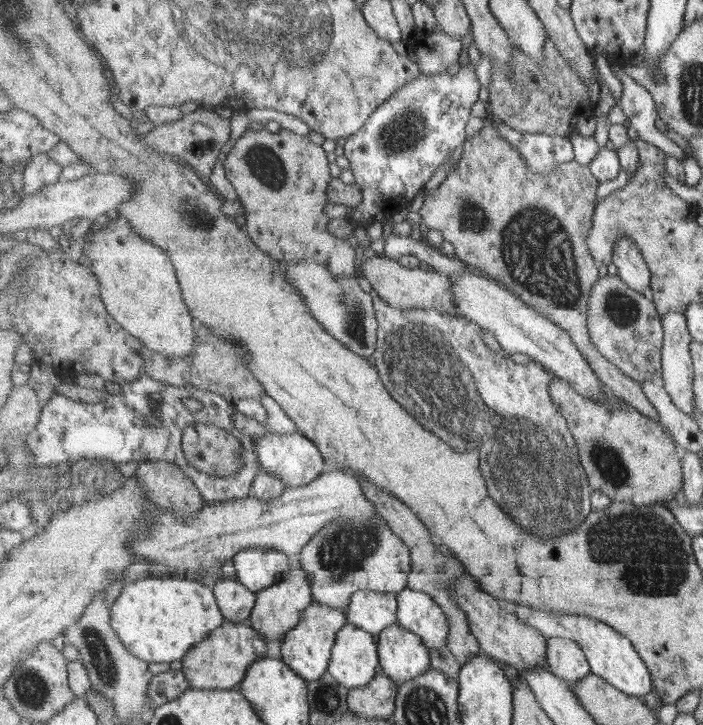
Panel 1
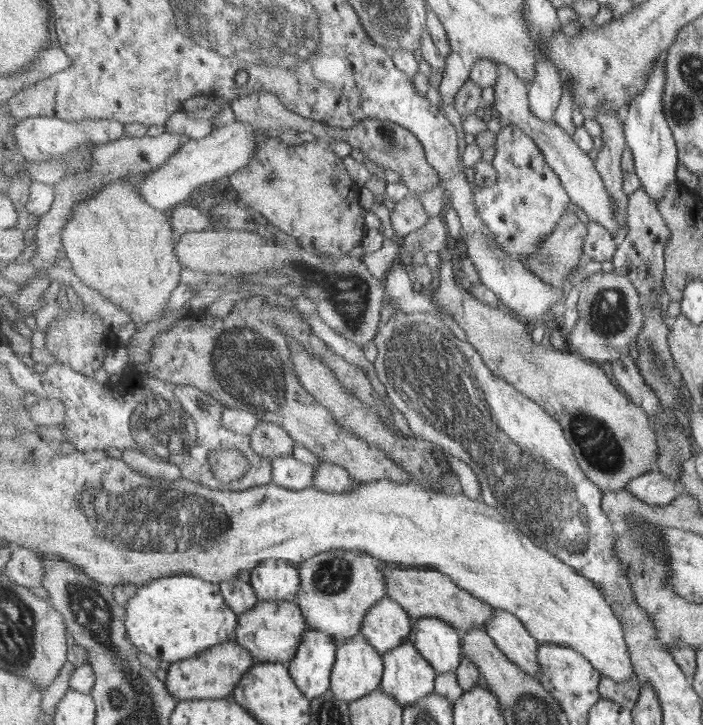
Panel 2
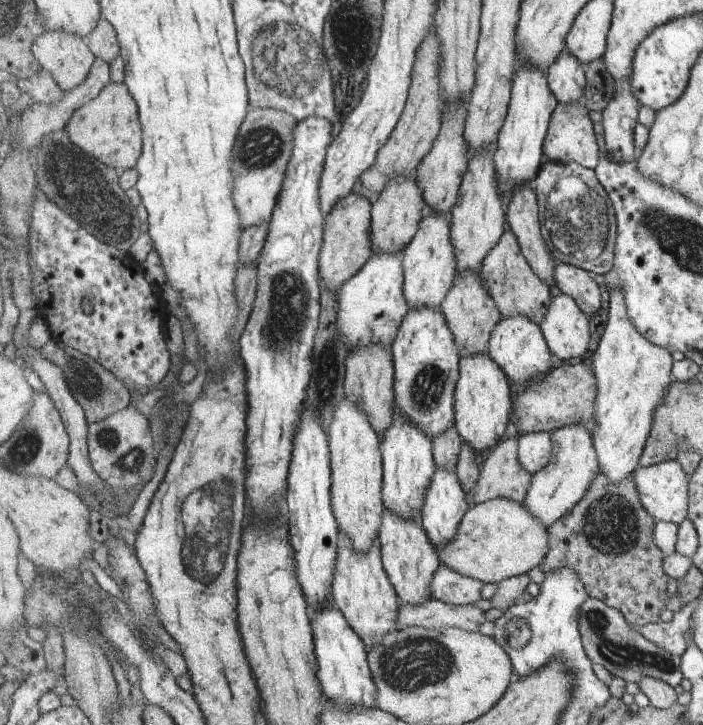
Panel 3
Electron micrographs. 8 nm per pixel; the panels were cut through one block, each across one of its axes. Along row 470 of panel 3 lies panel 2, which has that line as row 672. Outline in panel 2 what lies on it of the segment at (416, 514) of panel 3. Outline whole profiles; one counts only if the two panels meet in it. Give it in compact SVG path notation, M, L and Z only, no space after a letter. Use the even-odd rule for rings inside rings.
M411 642L383 654L384 678L380 690L395 697L402 707L415 704L436 690L436 668Z

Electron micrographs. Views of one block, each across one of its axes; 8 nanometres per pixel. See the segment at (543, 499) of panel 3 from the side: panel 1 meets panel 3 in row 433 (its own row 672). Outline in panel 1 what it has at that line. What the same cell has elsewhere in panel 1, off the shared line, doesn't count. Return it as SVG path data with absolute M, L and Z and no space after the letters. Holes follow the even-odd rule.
M548 638L547 662L549 670L569 684L585 679L592 672L584 649L577 641L568 638Z

